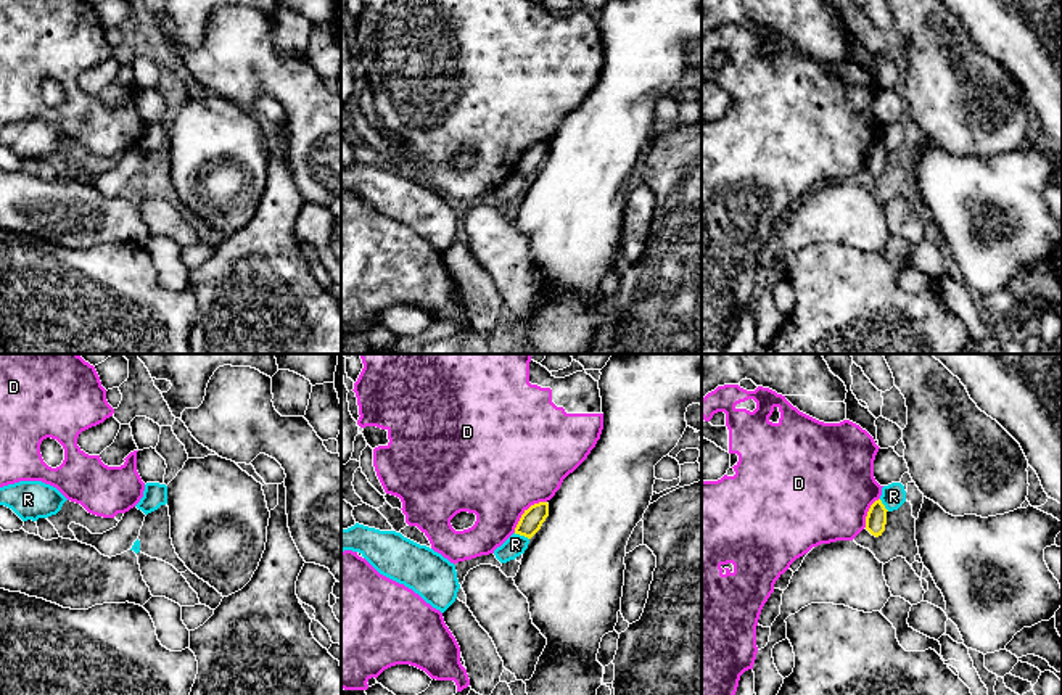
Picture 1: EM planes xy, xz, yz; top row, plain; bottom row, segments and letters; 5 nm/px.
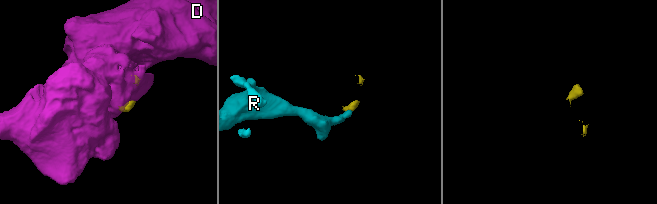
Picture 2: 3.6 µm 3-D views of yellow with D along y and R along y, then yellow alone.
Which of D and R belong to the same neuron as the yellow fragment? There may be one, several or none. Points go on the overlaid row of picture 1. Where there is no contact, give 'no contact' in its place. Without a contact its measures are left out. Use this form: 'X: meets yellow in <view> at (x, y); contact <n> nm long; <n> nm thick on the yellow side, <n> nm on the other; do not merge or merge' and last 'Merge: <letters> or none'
D: meets yellow in xz at (525, 512); contact 220 nm long; 110 nm thick on the yellow side, 480 nm on the other; do not merge
R: meets yellow in xz at (522, 534); contact 90 nm long; 110 nm thick on the yellow side, 100 nm on the other; do not merge
Merge: none

